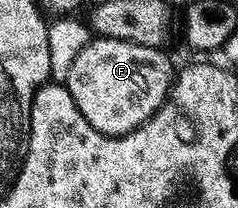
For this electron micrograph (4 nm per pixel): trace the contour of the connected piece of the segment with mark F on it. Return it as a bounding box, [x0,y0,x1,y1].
[65,39,176,137]

